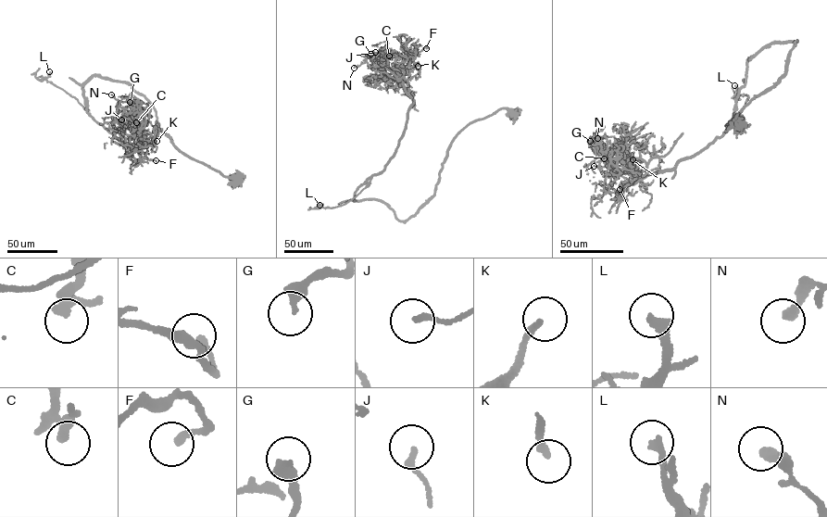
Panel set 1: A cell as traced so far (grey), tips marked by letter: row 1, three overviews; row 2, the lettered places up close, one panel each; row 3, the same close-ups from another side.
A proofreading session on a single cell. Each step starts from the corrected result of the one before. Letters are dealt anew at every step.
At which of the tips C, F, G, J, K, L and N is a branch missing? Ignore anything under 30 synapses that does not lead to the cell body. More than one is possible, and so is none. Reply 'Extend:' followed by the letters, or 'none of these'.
Extend: G, K, L

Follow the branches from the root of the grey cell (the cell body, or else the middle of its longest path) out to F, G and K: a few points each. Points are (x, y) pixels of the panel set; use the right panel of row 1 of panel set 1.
F: (736, 124), (725, 131), (785, 74), (795, 43), (769, 44), (747, 60), (734, 123), (720, 136), (620, 189)
G: (736, 124), (725, 131), (785, 74), (795, 43), (751, 56), (734, 123), (673, 168), (633, 178), (590, 141)
K: (736, 124), (725, 131), (785, 74), (795, 43), (748, 59), (734, 123), (707, 146), (644, 175), (632, 159)

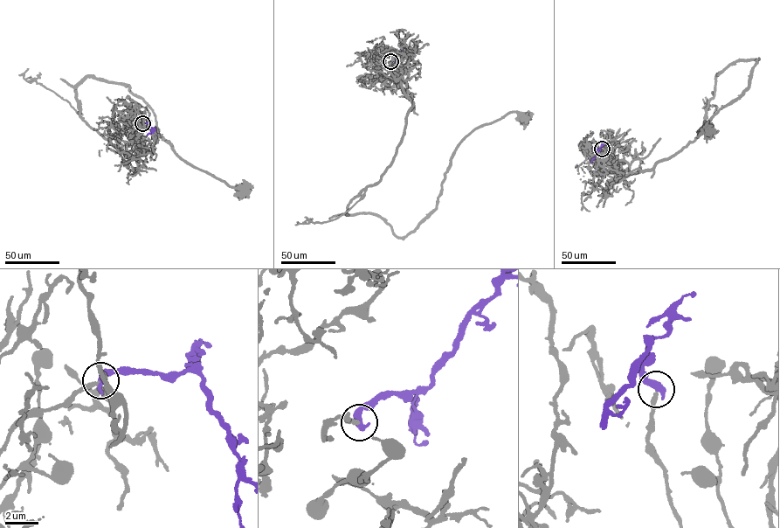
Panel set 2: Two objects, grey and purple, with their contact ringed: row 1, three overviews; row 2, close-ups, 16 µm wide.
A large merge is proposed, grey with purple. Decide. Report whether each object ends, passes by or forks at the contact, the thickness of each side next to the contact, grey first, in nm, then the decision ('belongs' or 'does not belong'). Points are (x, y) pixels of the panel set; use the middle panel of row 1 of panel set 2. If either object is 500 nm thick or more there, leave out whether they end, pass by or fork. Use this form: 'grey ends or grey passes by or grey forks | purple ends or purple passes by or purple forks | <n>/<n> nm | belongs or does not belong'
240/500 nm | belongs

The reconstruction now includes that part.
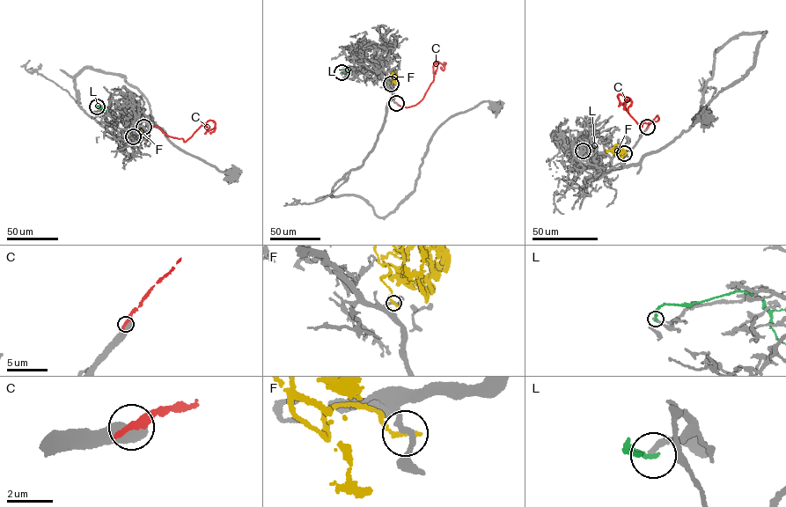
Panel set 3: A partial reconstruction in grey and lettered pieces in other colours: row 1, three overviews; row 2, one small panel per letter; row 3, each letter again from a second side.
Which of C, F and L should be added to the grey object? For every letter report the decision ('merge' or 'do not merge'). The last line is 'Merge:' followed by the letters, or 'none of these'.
C: do not merge
F: do not merge
L: do not merge
Merge: none of these

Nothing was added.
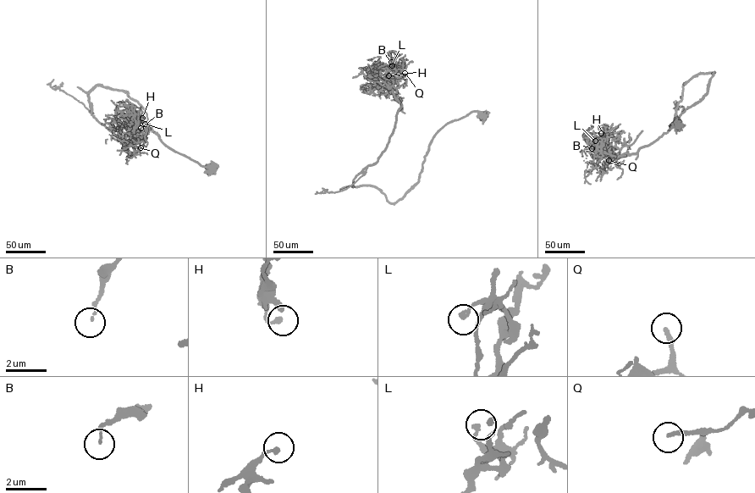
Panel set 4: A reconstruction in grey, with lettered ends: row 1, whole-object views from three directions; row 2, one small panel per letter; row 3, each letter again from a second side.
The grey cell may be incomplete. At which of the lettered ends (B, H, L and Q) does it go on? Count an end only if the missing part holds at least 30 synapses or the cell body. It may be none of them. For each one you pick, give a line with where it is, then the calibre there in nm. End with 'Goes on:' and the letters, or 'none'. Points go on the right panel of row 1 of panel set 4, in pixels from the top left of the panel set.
Q: place (608, 160); calibre 200 nm
Goes on: Q

